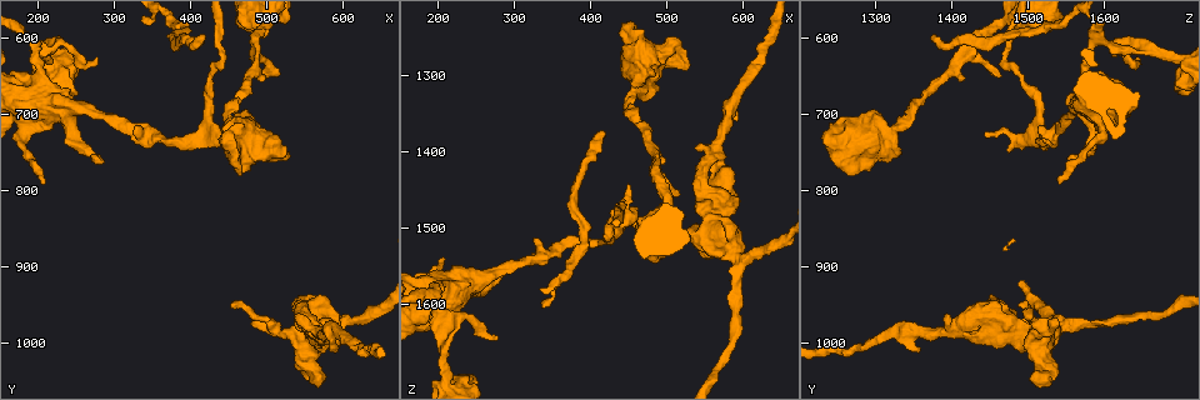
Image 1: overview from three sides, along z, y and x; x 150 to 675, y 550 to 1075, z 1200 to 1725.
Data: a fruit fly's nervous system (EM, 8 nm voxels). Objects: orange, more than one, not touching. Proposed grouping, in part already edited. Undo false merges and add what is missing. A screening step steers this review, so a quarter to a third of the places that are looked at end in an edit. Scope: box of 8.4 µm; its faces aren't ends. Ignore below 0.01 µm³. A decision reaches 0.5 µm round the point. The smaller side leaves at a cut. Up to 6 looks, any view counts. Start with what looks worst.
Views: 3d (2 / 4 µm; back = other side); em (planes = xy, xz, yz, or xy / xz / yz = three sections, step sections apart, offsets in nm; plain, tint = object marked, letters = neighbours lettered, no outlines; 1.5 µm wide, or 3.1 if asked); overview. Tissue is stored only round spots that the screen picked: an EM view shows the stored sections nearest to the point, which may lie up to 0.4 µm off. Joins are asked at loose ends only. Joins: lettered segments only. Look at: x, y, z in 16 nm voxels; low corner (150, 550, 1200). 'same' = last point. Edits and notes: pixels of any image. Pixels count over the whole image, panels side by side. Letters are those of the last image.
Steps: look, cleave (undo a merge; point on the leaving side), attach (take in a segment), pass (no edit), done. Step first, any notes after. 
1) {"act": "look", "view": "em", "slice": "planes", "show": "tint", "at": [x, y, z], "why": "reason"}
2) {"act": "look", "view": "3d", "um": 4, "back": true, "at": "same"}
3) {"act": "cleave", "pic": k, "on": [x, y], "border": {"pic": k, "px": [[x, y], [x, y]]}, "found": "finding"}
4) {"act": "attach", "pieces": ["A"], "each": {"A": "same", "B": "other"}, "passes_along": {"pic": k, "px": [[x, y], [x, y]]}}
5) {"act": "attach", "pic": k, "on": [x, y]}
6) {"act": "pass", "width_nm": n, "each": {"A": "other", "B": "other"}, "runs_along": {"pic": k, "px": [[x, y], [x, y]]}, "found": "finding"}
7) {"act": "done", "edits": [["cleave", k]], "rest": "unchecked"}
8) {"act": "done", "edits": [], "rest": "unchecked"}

{"act": "look", "view": "3d", "um": 2, "at": [420, 600, 1375], "why": "free end"}

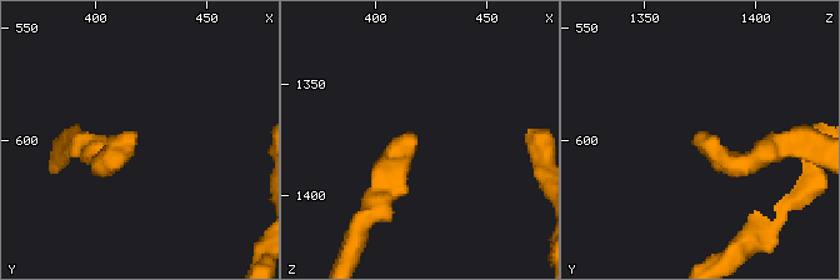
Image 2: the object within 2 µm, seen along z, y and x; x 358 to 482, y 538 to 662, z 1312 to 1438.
{"act": "look", "view": "em", "slice": "xz", "step": 4, "show": "letters", "at": [419, 596, 1375]}

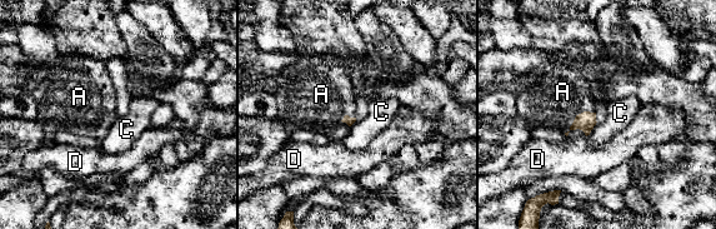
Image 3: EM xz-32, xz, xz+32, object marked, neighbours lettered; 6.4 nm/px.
{"act": "attach", "pieces": ["A"], "each": {"A": "same", "C": "other", "D": "other"}, "passes_along": {"pic": 3, "px": [[586, 120], [576, 117], [562, 91]]}, "found": "it goes on there"}

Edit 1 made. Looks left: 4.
{"act": "look", "view": "overview"}

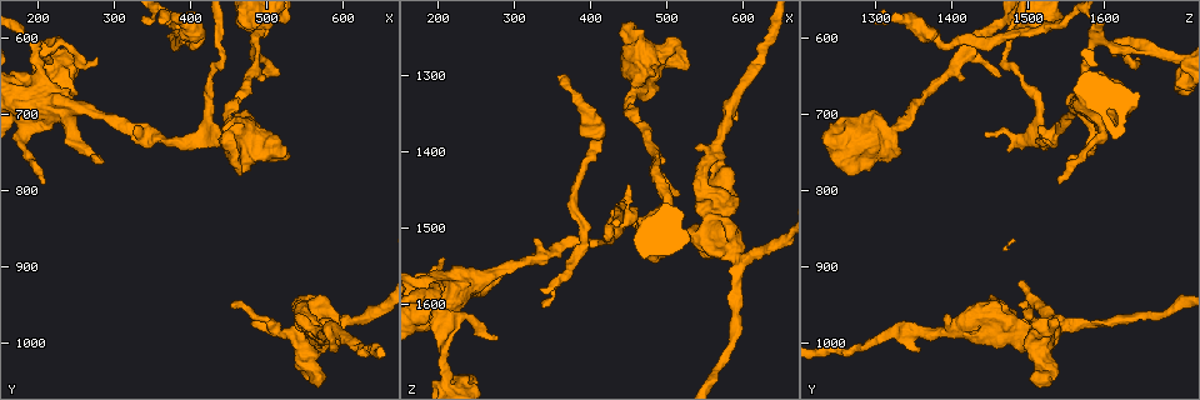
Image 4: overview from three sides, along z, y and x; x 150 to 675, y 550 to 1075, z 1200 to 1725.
{"act": "look", "view": "em", "slice": "xy", "step": 4, "show": "letters", "at": [460, 725, 1280], "why": "thick turns thin"}

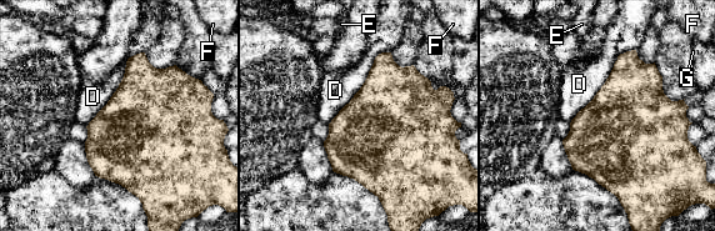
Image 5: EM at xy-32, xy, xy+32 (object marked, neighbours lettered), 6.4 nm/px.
{"act": "pass", "each": {"D": "other", "E": "other", "F": "other", "G": "other"}, "border": {"pic": 5, "px": [[635, 49], [618, 56], [569, 122]]}, "found": "continuous, no second neuron"}

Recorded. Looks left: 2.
{"act": "look", "view": "em", "slice": "xz", "step": 4, "show": "tint", "at": [280, 625, 1645], "why": "free end"}

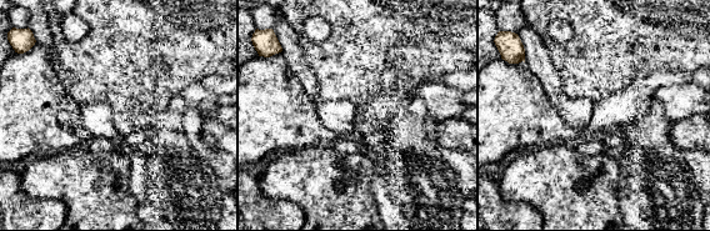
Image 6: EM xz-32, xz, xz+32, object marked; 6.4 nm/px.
{"act": "look", "view": "em", "slice": "planes", "show": "letters", "at": "same", "why": "another direction"}

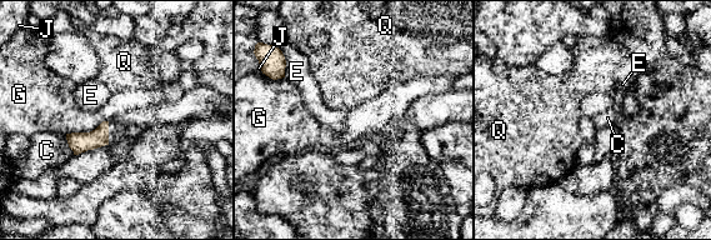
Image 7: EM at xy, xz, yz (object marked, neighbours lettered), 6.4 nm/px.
{"act": "pass", "each": {"C": "other", "E": "other", "G": "other", "J": "other", "Q": "other"}, "border": {"pic": 7, "px": [[65, 135], [68, 146], [74, 154]]}, "found": "no lettered segment goes on from it"}

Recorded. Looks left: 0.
{"act": "done", "edits": [["attach", 3]], "rest": "unchecked"}

